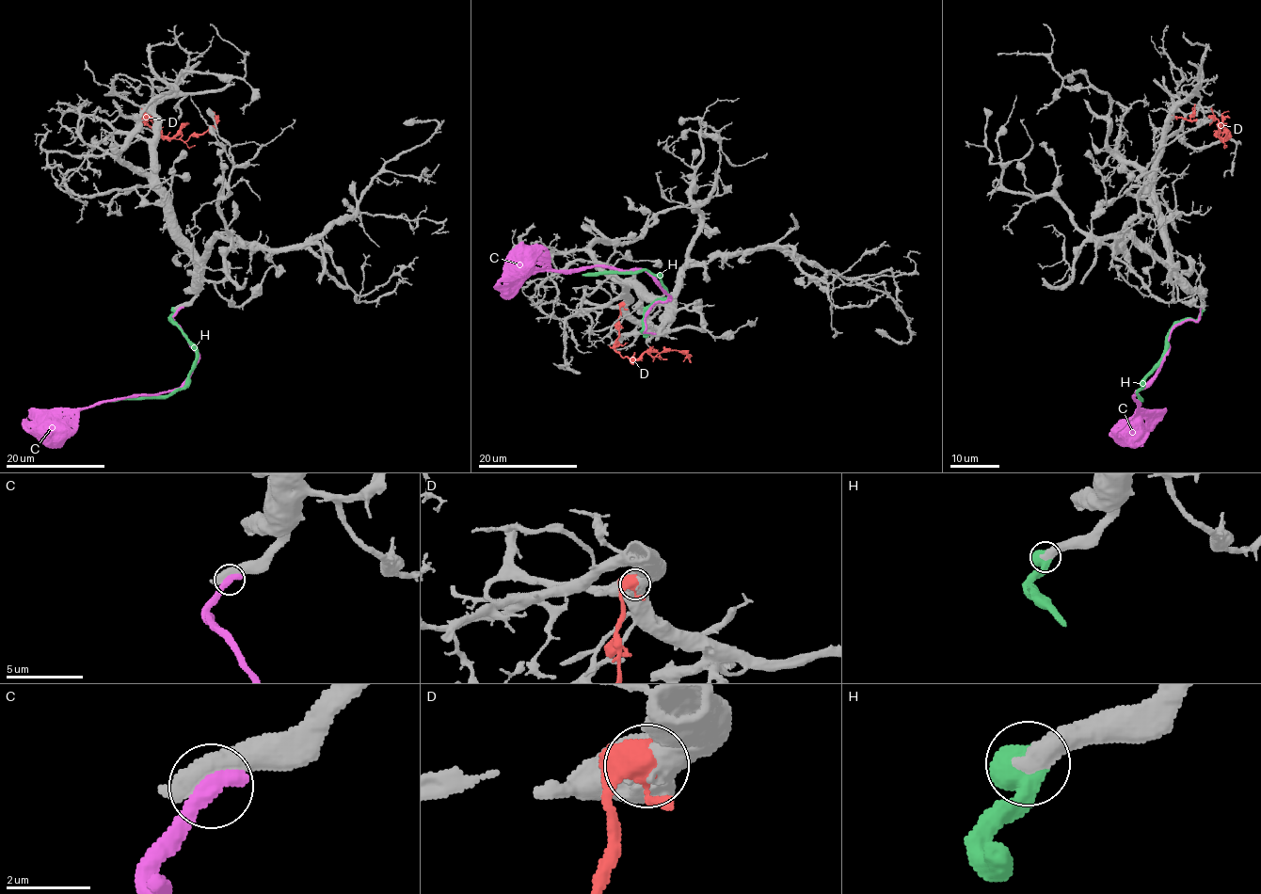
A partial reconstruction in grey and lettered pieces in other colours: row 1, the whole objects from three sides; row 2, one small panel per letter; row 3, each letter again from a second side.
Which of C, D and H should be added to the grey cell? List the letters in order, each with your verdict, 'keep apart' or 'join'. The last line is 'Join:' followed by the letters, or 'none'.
C: keep apart
D: keep apart
H: join
Join: H

